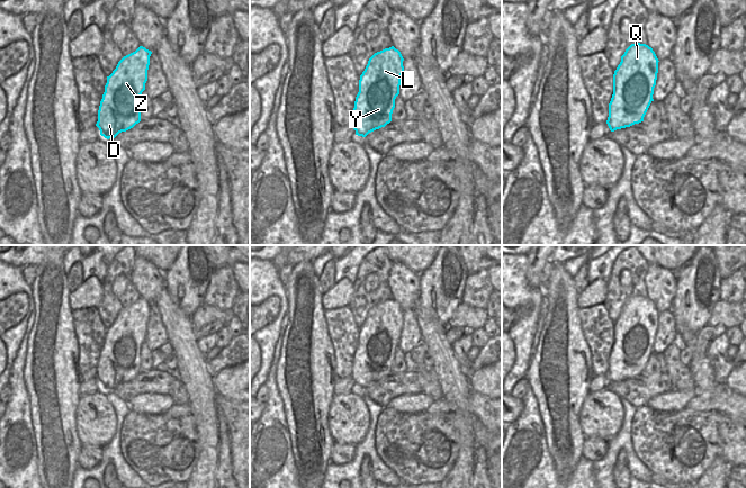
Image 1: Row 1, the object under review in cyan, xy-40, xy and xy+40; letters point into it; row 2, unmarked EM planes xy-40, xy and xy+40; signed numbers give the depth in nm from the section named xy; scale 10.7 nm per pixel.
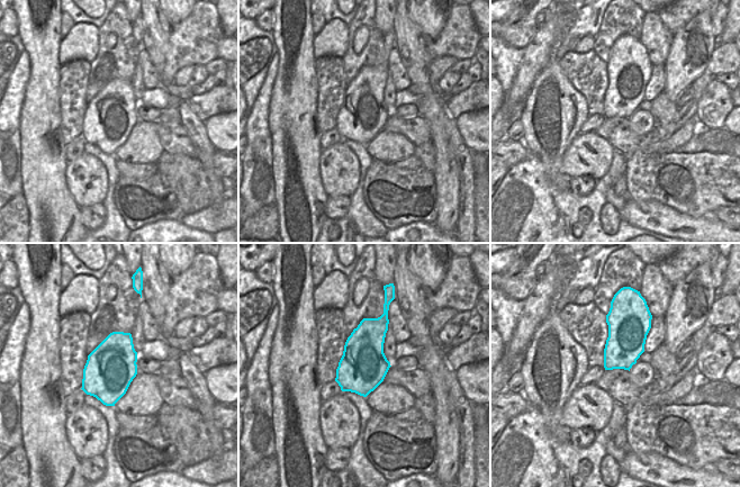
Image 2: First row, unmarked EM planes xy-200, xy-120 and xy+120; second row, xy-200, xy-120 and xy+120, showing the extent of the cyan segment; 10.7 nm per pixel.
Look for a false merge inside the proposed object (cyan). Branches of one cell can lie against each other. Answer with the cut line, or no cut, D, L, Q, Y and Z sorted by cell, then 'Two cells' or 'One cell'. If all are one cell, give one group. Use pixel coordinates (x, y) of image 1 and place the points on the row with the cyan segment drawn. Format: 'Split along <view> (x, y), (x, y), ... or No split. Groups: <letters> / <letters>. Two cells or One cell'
No split. Groups: D L Q Y Z. One cell

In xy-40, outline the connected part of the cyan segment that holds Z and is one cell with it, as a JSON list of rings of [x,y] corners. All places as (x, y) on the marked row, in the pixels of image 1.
[[[140,46],[124,56],[107,76],[96,124],[105,138],[115,138],[141,121],[141,94],[145,90],[151,54]]]

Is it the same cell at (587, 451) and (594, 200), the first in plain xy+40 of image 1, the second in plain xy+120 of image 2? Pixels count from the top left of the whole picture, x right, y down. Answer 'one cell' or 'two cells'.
two cells

